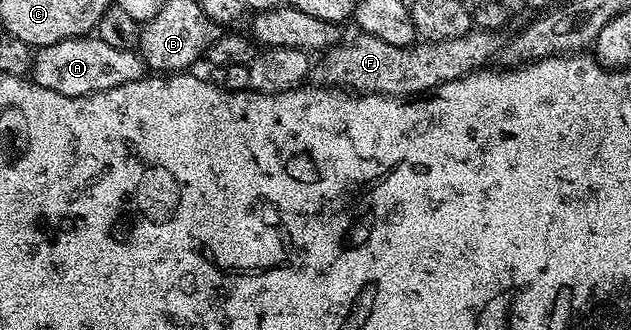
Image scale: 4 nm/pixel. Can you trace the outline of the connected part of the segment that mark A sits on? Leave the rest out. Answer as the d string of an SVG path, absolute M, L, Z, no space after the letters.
M92 34L71 37L55 41L55 45L36 48L31 72L34 83L43 85L43 89L51 89L51 93L67 97L83 97L115 89L115 85L127 85L131 81L146 78L146 75L145 60L137 51L115 49Z

